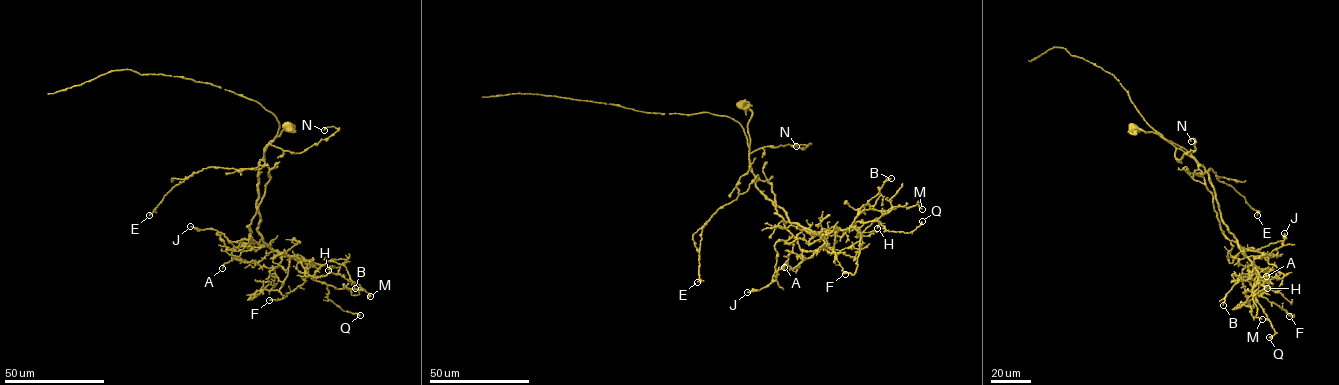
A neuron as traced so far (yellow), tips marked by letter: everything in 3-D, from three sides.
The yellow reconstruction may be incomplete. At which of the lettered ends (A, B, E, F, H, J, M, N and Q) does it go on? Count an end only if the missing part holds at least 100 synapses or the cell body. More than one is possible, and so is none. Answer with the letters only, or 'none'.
none

